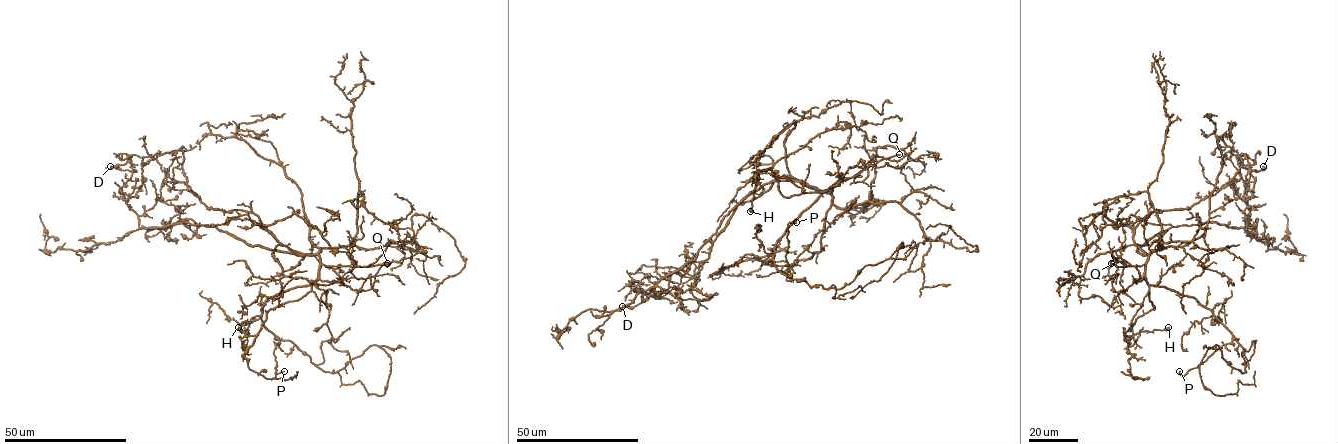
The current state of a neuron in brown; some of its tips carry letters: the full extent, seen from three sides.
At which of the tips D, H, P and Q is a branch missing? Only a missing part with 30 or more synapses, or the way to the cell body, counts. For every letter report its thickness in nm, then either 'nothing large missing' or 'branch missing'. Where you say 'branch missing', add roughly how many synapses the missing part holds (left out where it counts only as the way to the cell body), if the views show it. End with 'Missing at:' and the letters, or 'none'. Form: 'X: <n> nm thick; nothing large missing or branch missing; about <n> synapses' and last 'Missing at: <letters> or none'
D: 260 nm thick; nothing large missing
H: 320 nm thick; nothing large missing
P: 160 nm thick; nothing large missing
Q: 300 nm thick; branch missing
Missing at: Q

